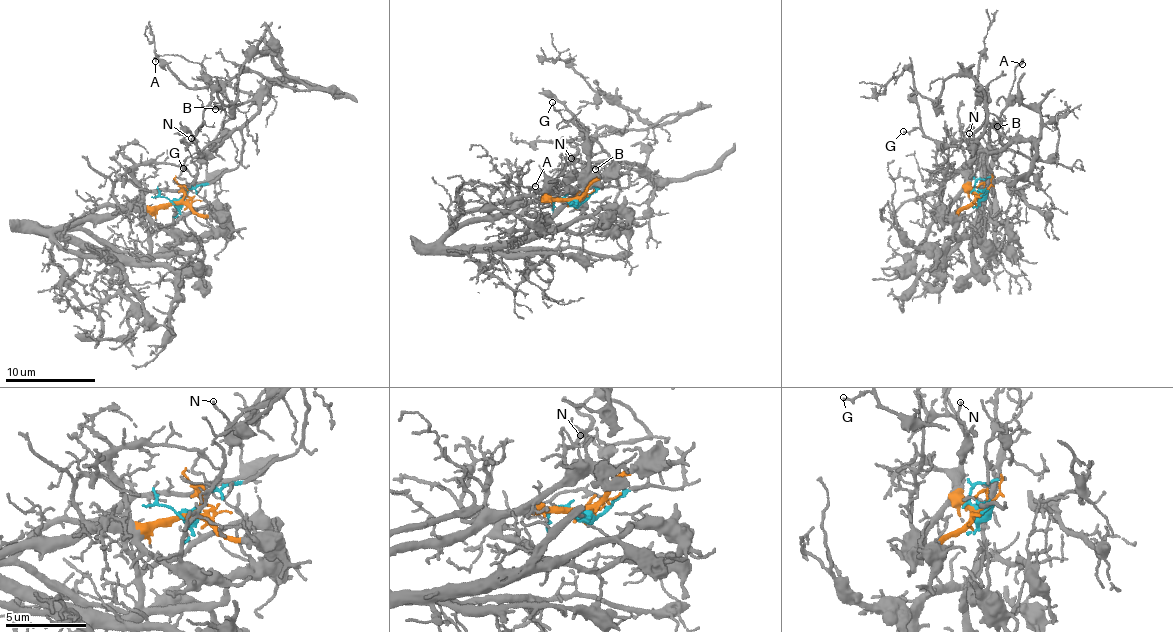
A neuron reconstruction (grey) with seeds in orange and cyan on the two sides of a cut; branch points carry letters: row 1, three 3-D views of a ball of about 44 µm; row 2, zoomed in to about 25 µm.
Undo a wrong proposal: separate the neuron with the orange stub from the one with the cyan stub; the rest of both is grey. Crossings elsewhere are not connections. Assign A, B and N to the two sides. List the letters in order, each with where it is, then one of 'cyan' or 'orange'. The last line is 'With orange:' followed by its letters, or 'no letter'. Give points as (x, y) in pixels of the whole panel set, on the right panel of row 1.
A: at (1022, 64); cyan
B: at (997, 126); cyan
N: at (969, 133); cyan
With orange: no letter

